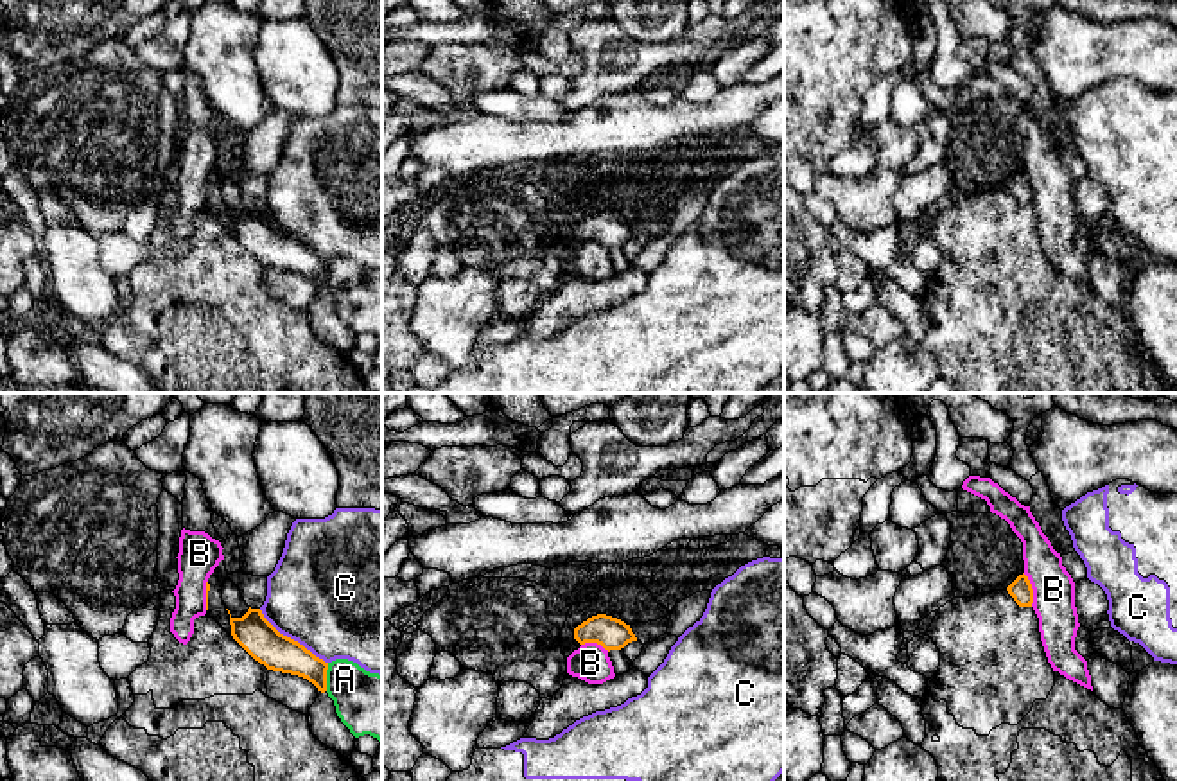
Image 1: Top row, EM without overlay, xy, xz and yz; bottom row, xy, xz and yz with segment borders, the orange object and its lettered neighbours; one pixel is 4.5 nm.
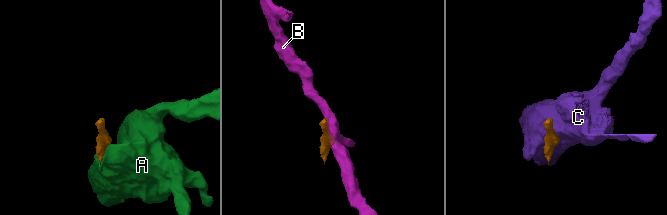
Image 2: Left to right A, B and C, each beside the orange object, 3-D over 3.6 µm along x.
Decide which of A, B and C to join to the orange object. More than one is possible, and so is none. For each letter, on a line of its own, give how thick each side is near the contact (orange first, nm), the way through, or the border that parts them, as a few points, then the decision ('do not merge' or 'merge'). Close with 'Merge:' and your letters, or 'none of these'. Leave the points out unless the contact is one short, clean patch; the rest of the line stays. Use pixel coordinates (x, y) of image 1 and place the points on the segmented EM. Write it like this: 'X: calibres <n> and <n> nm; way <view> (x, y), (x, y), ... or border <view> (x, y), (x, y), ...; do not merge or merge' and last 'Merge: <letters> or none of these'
A: calibres 170 and 280 nm; border xy (329, 663), (325, 690); do not merge
B: calibres 100 and 190 nm; border yz (1023, 573), (1032, 589), (1032, 605); do not merge
C: calibres 170 and 500 nm; border xy (259, 609), (280, 632), (296, 640), (327, 663); do not merge
Merge: none of these

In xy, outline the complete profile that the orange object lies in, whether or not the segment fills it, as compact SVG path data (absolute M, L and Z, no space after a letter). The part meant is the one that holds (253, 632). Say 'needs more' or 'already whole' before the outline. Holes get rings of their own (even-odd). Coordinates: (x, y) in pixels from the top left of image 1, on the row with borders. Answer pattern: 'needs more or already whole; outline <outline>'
already whole; outline M248 609L242 618L230 614L233 639L267 670L291 673L312 682L318 691L327 691L328 663L316 657L298 641L280 634L260 609Z

